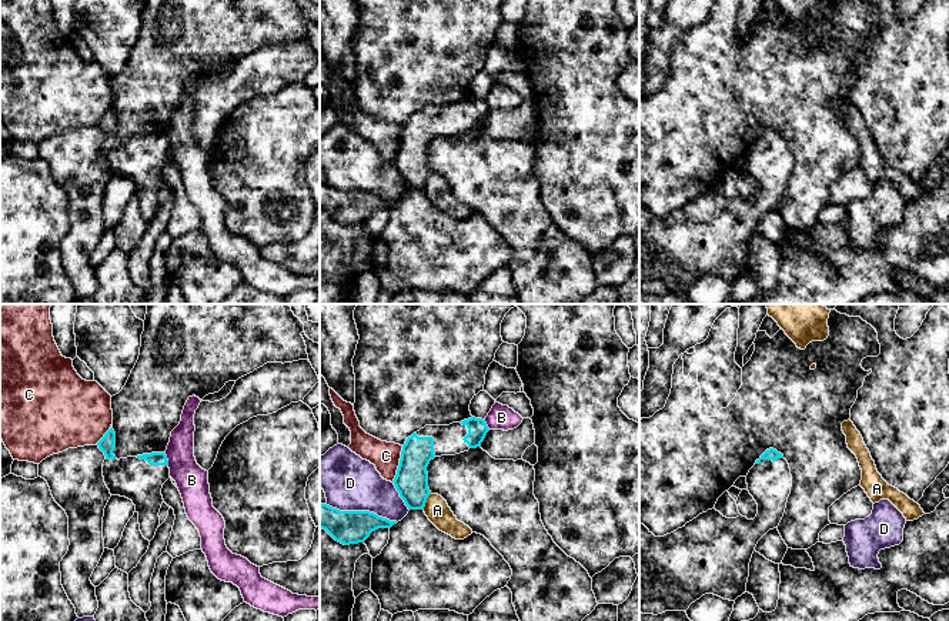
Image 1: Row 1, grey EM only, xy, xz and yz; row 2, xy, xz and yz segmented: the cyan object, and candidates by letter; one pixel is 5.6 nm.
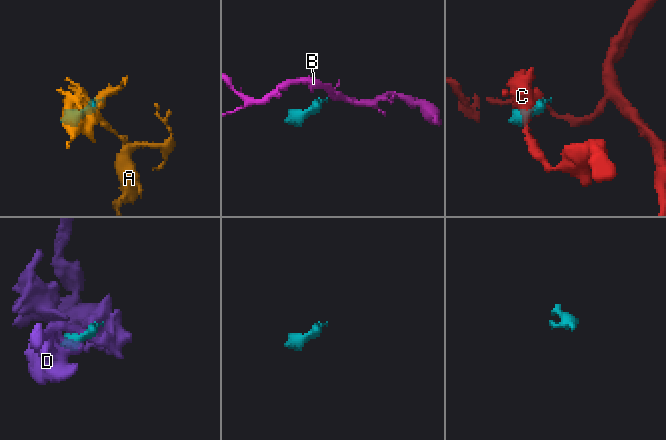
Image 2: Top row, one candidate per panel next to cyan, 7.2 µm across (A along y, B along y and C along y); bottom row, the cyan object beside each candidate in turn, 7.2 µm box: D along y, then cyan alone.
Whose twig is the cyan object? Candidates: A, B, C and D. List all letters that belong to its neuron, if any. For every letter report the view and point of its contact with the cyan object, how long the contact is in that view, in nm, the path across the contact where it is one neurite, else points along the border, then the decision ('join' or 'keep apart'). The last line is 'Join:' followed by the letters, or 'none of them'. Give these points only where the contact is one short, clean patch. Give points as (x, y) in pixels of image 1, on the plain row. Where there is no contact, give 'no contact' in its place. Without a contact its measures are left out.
A: contact xz (425, 182); length 100 nm; keep apart
B: contact xy (167, 140); length 70 nm; border xy (164, 134), (169, 144); keep apart
C: contact xz (397, 152); length 140 nm; keep apart
D: contact xz (361, 192); length 420 nm; keep apart
Join: none of them

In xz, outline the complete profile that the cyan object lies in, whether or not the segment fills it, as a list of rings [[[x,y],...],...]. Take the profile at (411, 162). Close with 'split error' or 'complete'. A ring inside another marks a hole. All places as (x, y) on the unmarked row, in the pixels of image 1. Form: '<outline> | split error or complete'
[[[471,97],[450,106],[425,106],[408,117],[392,161],[408,190],[425,187],[431,174],[427,153],[431,140],[481,127],[488,111],[485,100]]] | split error

